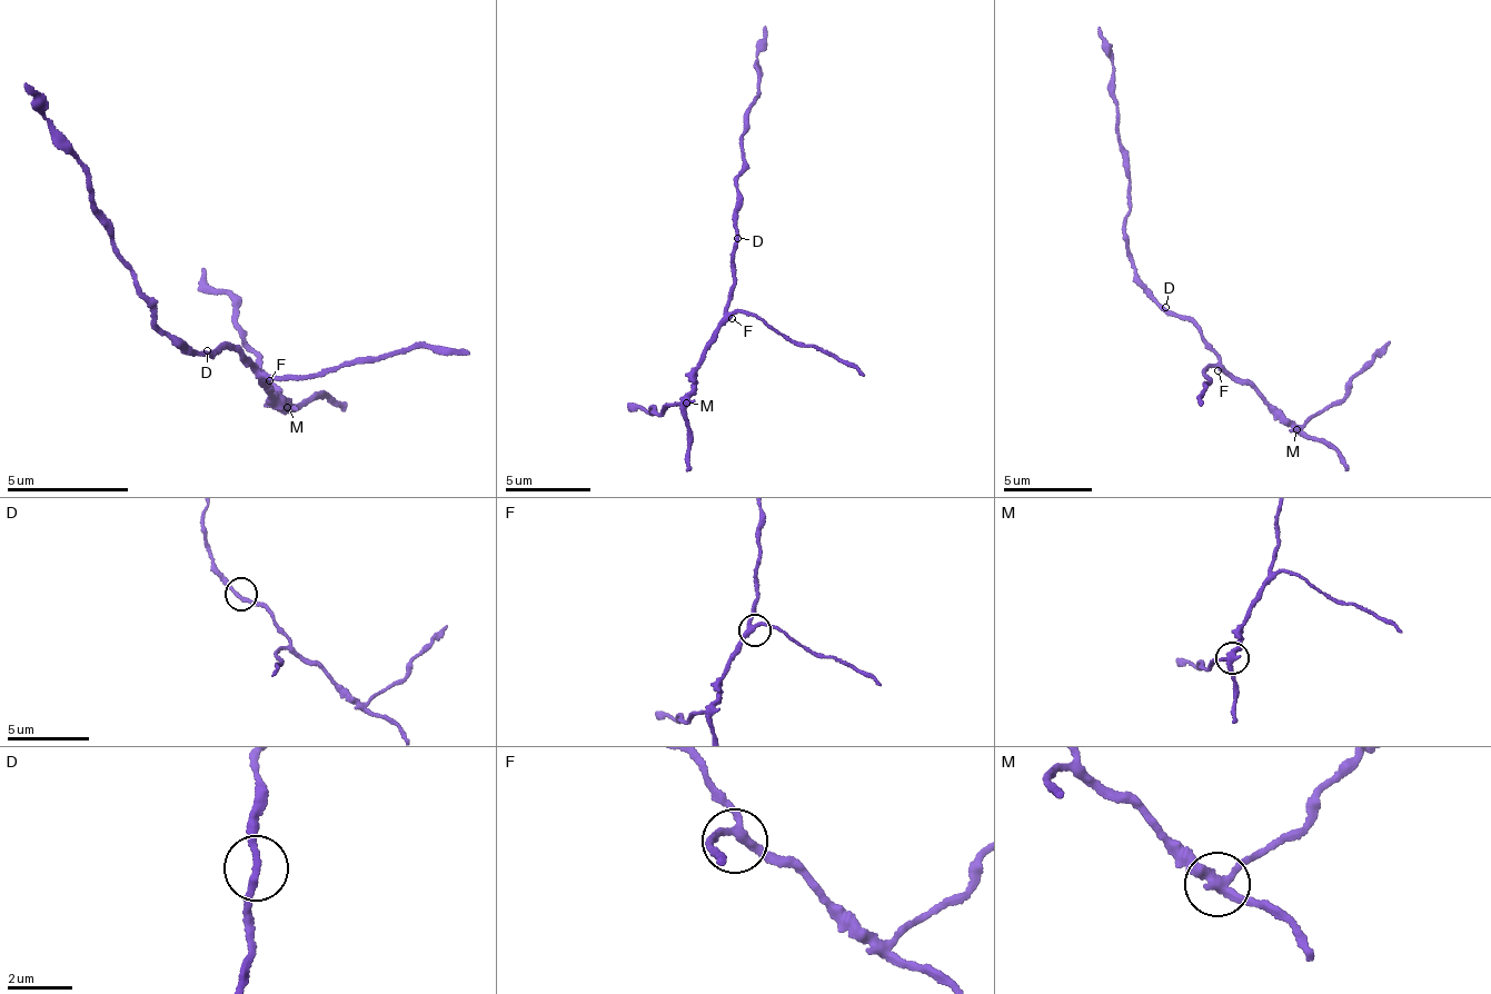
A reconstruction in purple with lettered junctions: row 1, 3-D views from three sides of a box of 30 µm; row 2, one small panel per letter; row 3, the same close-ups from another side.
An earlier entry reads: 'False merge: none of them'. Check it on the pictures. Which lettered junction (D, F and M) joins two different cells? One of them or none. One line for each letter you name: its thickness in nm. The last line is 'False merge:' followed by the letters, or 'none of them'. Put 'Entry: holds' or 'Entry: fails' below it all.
M: 300 nm
False merge: M
Entry: fails

